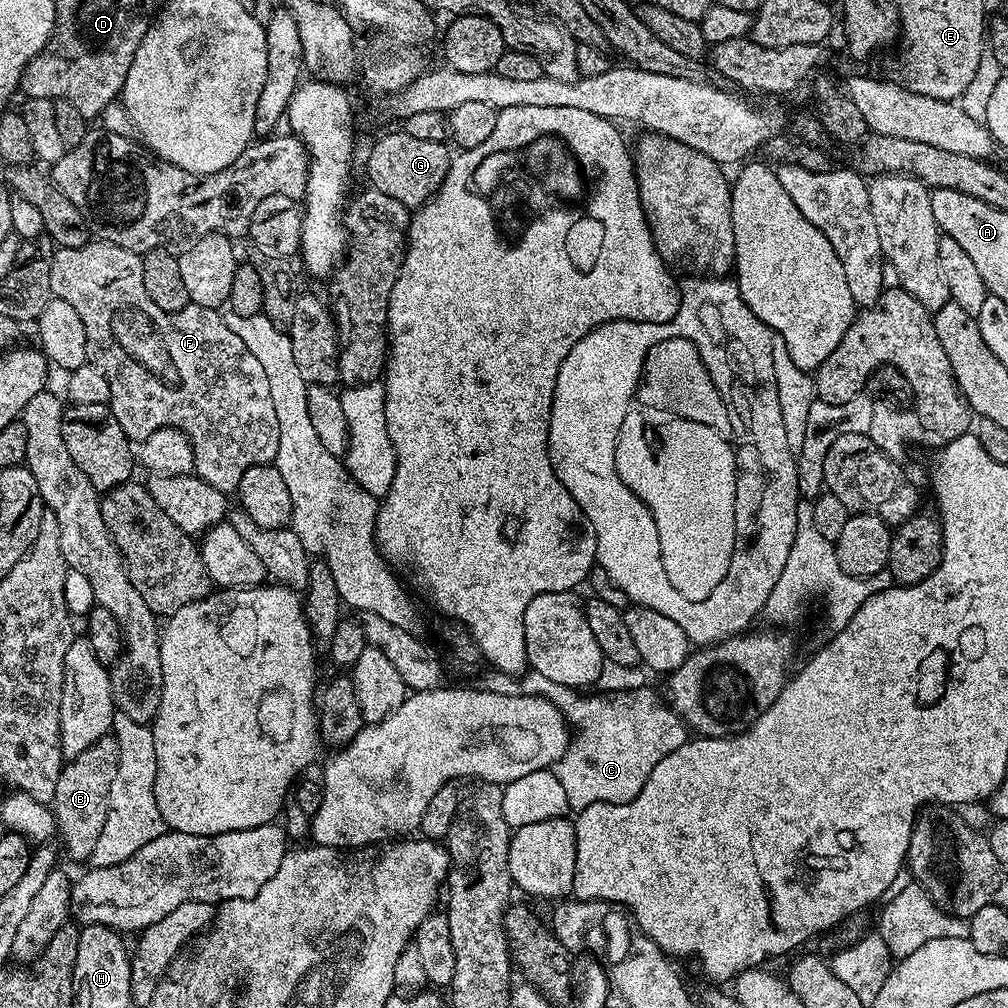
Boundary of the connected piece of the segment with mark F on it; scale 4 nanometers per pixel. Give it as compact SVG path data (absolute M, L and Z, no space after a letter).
M103 238L89 239L87 244L77 248L57 247L55 251L56 253L51 253L49 262L49 290L55 299L70 302L70 306L74 306L74 310L78 310L78 318L82 318L82 326L86 326L88 363L94 365L98 370L102 370L102 374L106 374L106 378L110 382L108 404L114 418L118 418L118 426L122 426L125 436L129 441L139 442L145 440L150 434L154 434L154 430L176 428L179 432L184 432L186 438L192 443L195 474L190 476L153 475L152 481L147 481L146 484L148 493L152 495L154 502L158 502L162 514L166 514L166 518L170 518L170 522L174 522L174 526L178 526L183 532L189 534L207 532L215 524L221 523L230 511L227 498L220 492L235 493L236 487L242 480L242 474L246 474L246 470L250 470L250 466L271 464L278 454L278 416L274 414L274 398L270 398L270 381L266 379L266 370L262 370L262 362L258 362L258 358L254 354L250 354L246 342L242 342L242 338L238 338L238 334L234 334L234 330L230 330L230 326L217 309L203 308L191 302L177 312L164 312L159 309L146 292L145 283L142 280L143 262L137 253Z

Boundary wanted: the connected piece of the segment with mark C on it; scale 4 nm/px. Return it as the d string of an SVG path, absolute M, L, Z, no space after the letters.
M616 692L613 696L586 694L580 700L580 728L575 729L574 739L554 766L554 771L566 790L572 810L595 804L625 804L642 790L642 786L646 786L650 772L689 739L689 729L680 715L673 712L667 703L659 704L648 692Z

